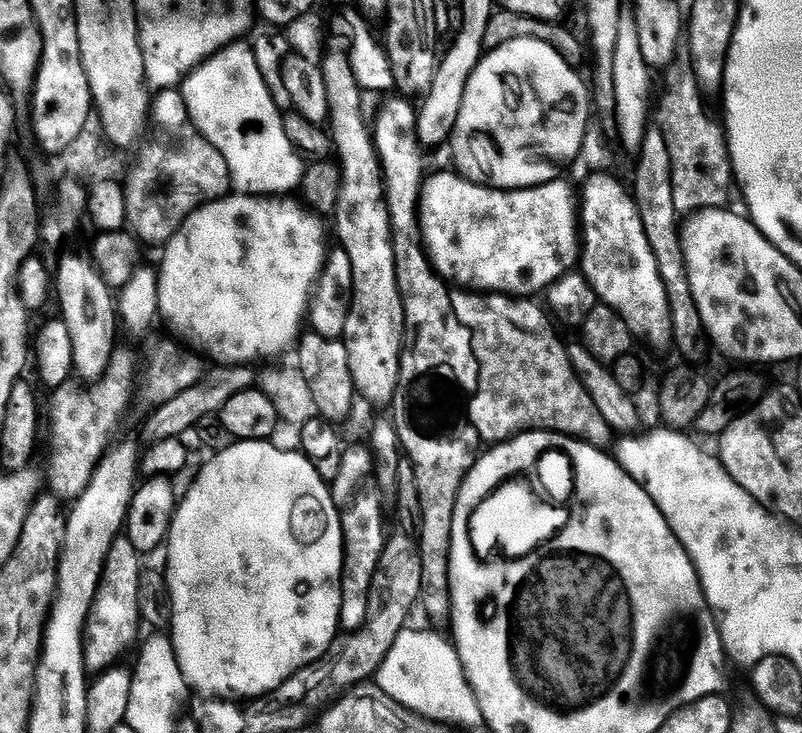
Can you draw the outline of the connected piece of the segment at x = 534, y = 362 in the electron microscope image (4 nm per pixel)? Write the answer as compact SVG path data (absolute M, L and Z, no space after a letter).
M456 290L451 293L453 314L456 315L458 323L462 327L468 329L472 335L472 353L475 356L476 364L479 368L478 377L479 384L476 391L471 393L470 399L472 400L468 404L468 412L466 411L467 423L472 424L474 430L480 435L481 441L485 445L495 446L503 441L511 440L512 437L520 435L521 432L556 432L559 436L574 436L578 440L586 440L588 443L595 446L595 448L607 449L609 447L608 441L613 439L614 432L610 428L604 431L604 427L609 425L603 420L602 414L595 408L595 404L592 399L589 398L583 385L581 384L576 372L569 373L567 364L564 364L563 355L567 351L565 345L560 345L560 338L555 336L548 336L548 331L541 331L538 327L530 326L511 308L509 301L505 297L499 294L481 294L471 290Z

